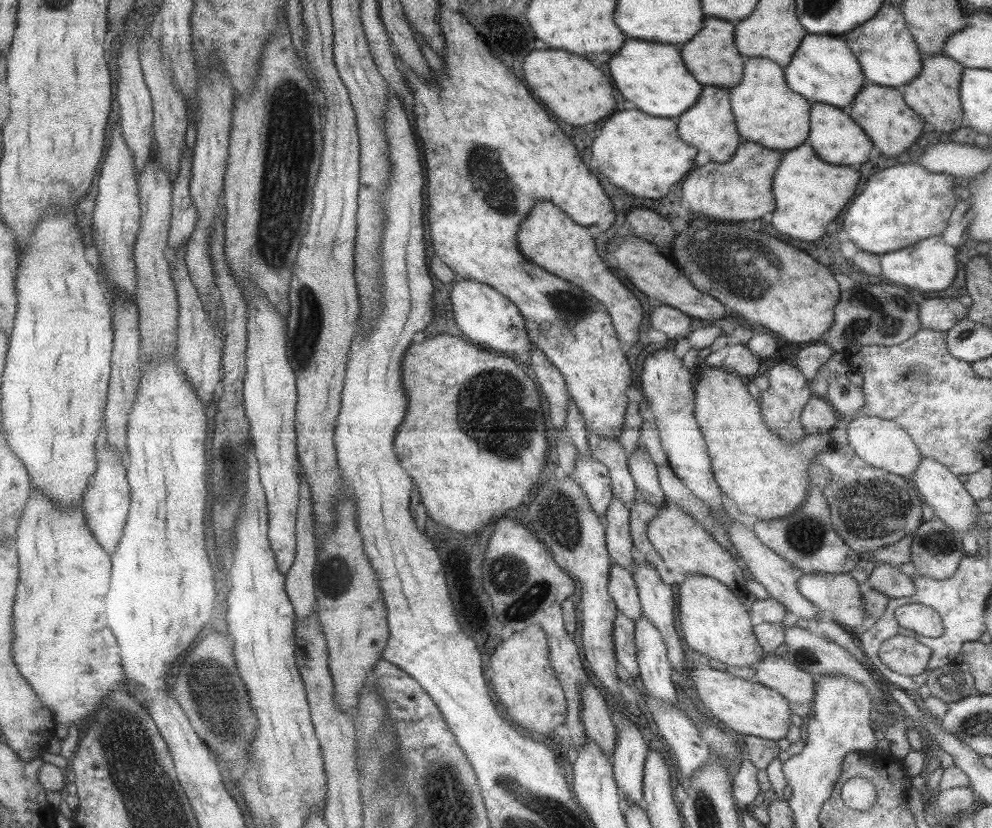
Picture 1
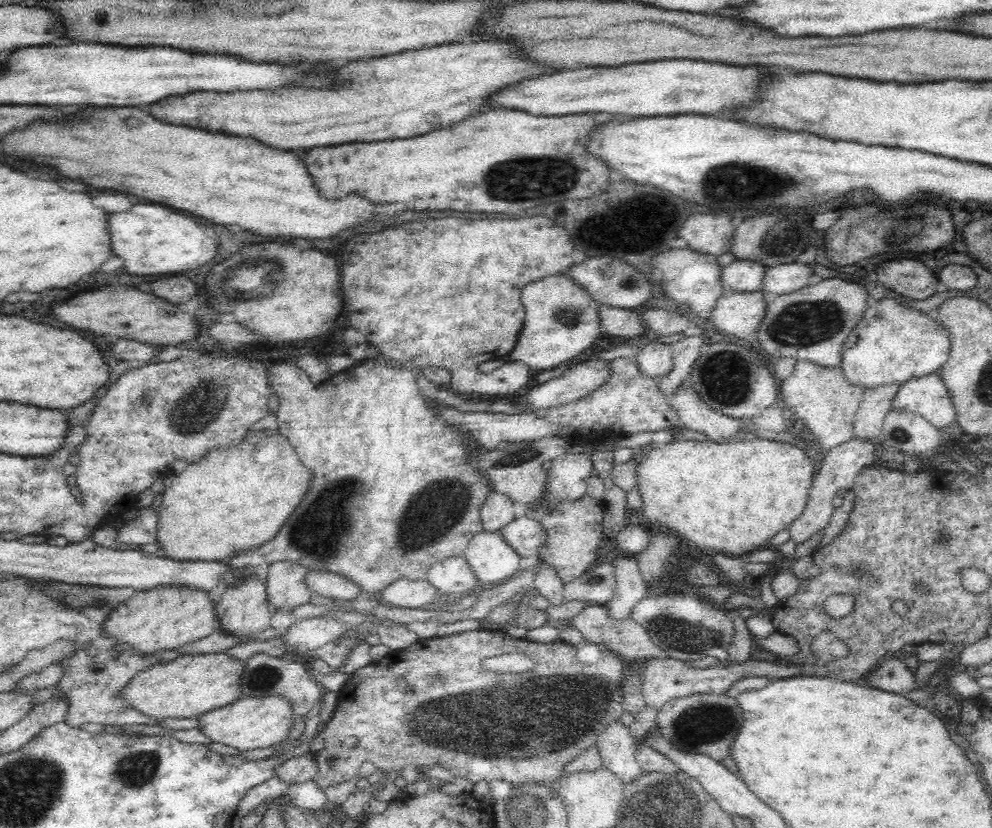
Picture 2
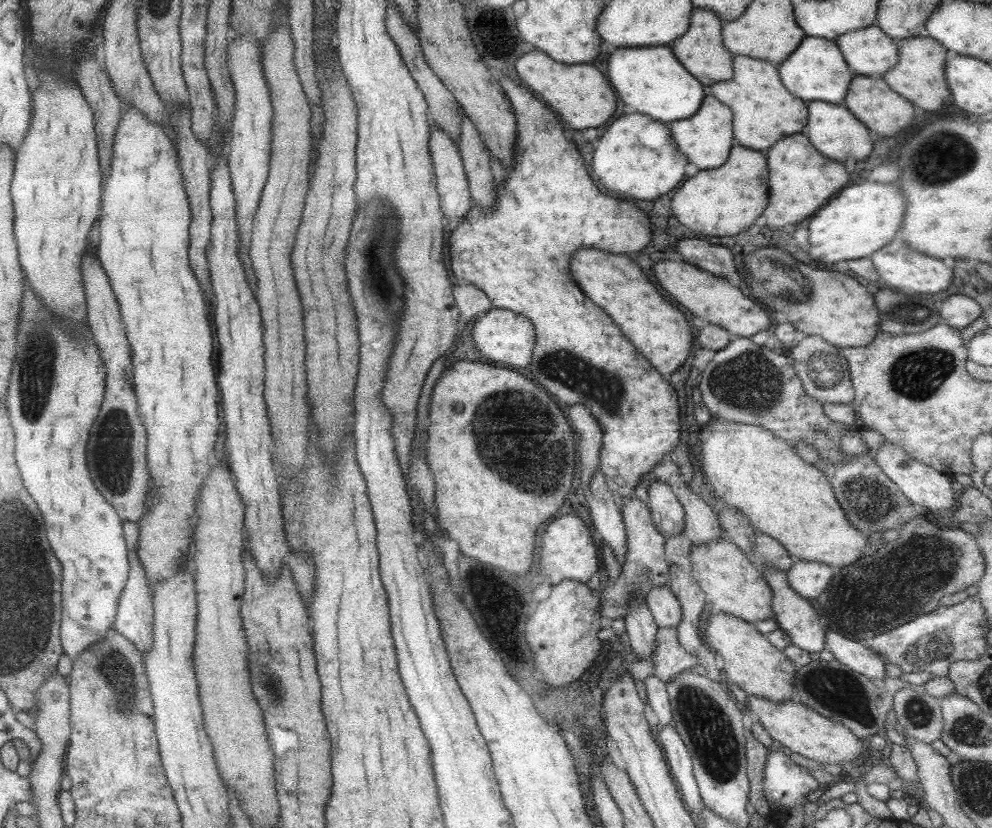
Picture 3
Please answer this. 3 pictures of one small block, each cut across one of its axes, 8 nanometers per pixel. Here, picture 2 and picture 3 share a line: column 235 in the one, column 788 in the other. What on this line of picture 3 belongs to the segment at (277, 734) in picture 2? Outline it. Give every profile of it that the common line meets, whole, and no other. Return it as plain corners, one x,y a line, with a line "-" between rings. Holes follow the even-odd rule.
747,695
747,707
758,716
758,721
773,740
777,740
782,746
795,754
801,754
805,758
815,760
822,764
853,763
860,755
869,753
866,741
856,737
841,723
836,723
823,717
815,710
793,702
773,702
767,698

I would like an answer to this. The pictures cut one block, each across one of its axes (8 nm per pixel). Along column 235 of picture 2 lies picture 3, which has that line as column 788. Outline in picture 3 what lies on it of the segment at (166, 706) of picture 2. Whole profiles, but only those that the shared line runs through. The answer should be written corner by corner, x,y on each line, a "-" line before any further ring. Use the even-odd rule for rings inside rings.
713,611
705,621
707,645
723,658
725,680
737,684
747,695
785,702
791,698
793,674
797,666
783,651
777,650
754,625
731,614

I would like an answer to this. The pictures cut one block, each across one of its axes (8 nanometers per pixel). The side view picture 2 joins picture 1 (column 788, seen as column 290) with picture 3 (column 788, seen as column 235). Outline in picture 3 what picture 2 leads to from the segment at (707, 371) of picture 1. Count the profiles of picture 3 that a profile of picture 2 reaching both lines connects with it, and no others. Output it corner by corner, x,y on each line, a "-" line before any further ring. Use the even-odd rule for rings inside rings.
714,418
701,426
699,438
708,489
744,515
755,532
771,536
798,561
819,562
837,569
861,558
868,536
848,522
833,497
828,478
797,456
794,447
761,426

